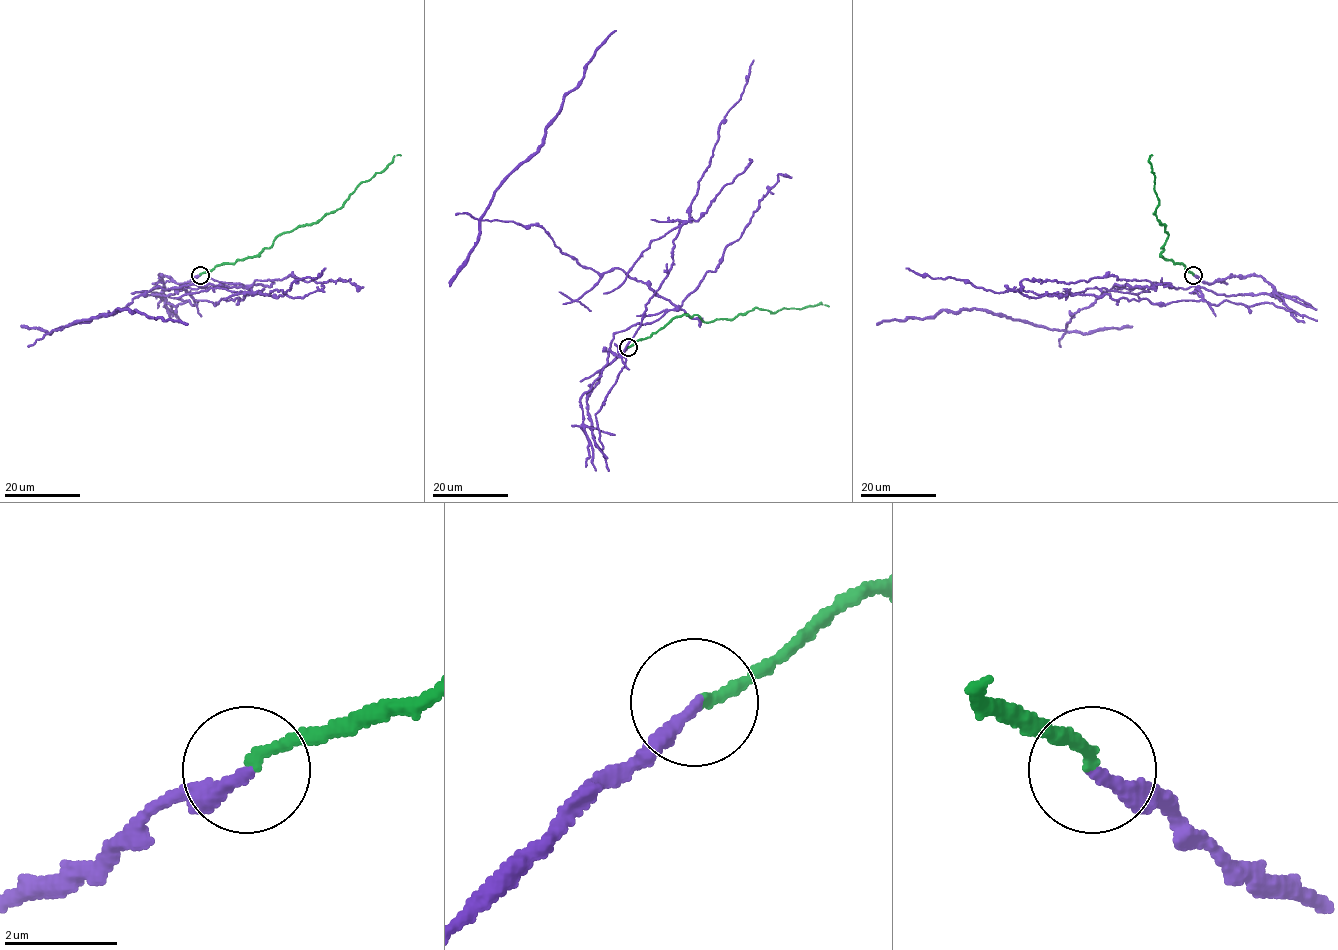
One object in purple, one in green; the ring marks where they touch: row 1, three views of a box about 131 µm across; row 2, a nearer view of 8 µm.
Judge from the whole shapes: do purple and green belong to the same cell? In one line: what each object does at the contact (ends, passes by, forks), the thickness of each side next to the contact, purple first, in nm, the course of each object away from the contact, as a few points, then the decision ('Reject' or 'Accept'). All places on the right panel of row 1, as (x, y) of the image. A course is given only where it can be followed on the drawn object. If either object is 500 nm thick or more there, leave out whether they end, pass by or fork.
At the ring purple ends. At the ring green ends. Thickness 240 nm (purple) against 190 nm. Course of purple: (1193, 275), (1261, 276), (1273, 289), (1115, 284), (1065, 330), (974, 308), (876, 324). Course of green: (1193, 275), (1182, 263), (1160, 255), (1168, 235), (1153, 213), (1159, 200), (1148, 159), (1152, 155). Reject

